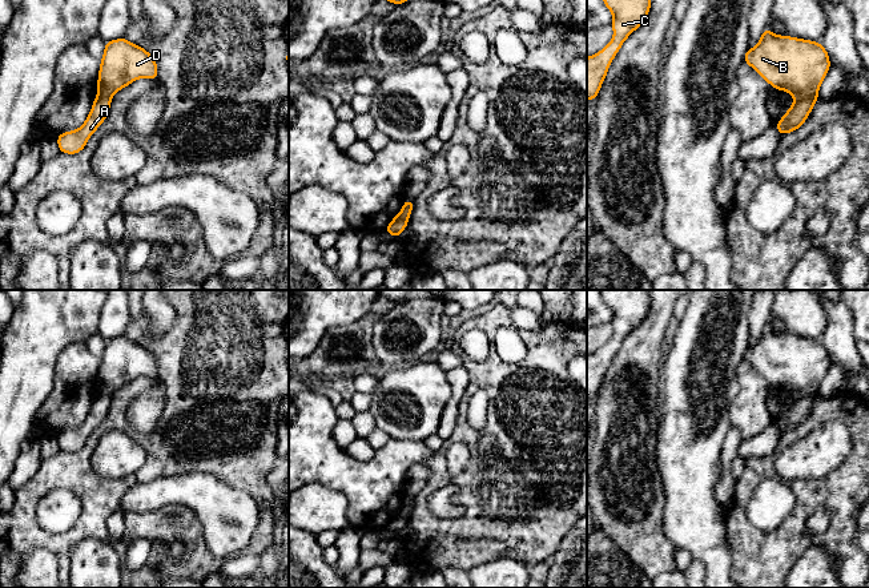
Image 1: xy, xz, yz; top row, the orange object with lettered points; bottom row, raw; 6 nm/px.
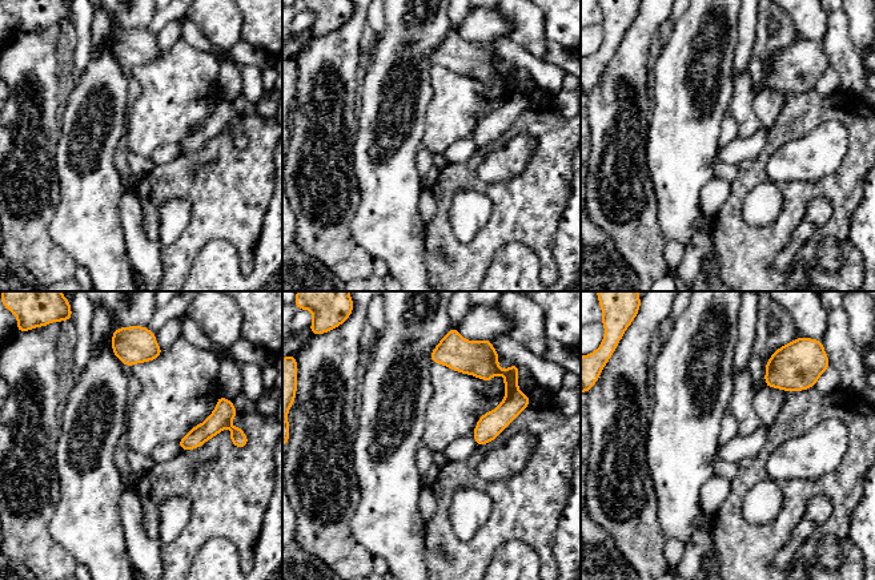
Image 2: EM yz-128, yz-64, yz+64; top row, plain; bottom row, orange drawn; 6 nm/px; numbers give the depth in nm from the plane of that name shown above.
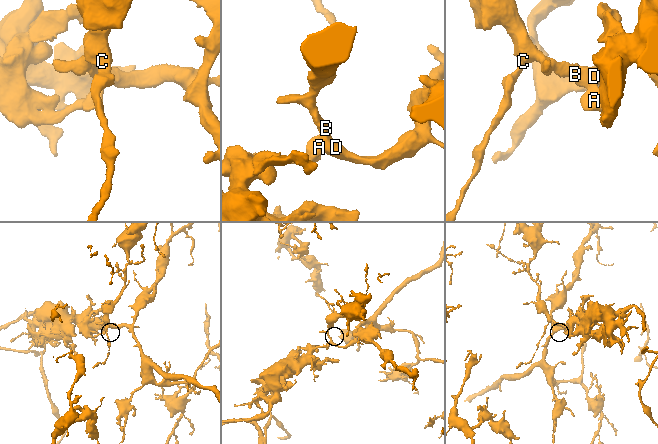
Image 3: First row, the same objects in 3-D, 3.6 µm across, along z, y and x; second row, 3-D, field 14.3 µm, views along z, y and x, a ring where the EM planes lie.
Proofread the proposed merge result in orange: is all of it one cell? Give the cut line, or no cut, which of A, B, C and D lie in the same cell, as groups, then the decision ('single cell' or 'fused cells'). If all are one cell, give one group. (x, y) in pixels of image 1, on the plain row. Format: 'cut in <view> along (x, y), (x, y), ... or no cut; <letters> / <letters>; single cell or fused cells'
cut in yz along (817, 393), (796, 398); A / B C D; fused cells

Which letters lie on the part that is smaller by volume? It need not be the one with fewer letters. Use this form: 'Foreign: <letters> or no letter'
Foreign: A

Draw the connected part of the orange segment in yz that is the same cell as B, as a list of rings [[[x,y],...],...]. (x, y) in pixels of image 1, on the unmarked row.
[[[769,326],[757,343],[745,350],[744,361],[776,388],[785,388],[796,398],[818,394],[832,365],[820,339],[773,333]]]

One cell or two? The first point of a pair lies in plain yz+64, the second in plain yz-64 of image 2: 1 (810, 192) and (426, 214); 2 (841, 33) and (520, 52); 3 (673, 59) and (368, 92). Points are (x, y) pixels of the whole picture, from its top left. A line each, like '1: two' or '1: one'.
1: two
2: two
3: one

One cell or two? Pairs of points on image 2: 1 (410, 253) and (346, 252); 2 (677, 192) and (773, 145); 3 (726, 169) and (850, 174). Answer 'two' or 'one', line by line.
1: two
2: two
3: two

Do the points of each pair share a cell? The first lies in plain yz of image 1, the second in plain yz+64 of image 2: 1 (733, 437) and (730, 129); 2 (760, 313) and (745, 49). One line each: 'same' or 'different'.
1: same
2: same

